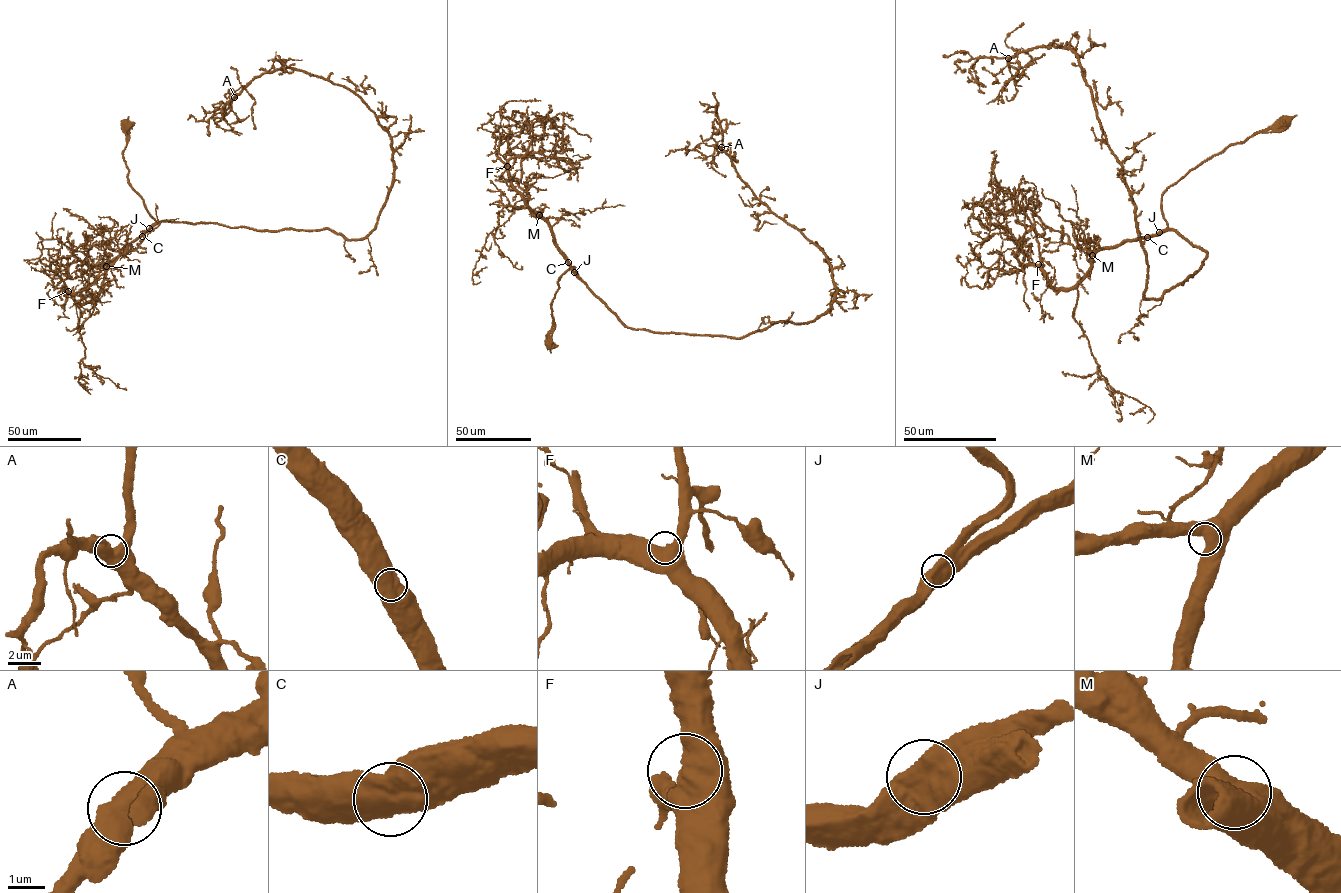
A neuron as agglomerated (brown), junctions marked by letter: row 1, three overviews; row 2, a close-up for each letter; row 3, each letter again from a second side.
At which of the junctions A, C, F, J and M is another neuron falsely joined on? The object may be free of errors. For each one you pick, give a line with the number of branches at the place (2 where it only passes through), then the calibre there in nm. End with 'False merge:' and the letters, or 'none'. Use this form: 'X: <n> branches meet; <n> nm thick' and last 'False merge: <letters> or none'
False merge: none

